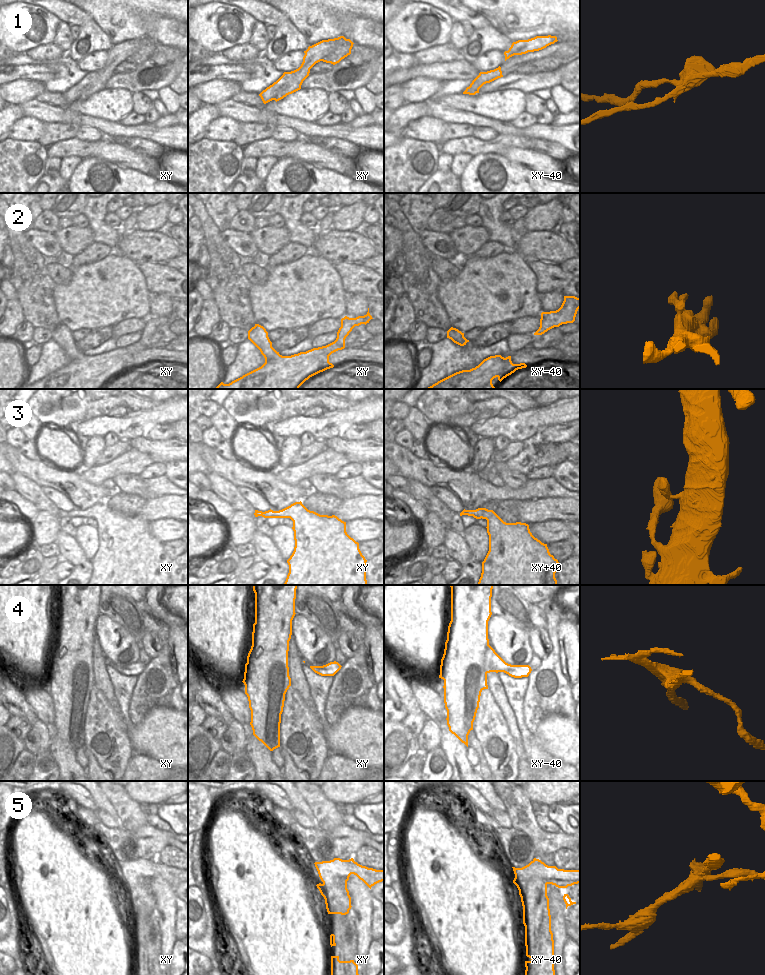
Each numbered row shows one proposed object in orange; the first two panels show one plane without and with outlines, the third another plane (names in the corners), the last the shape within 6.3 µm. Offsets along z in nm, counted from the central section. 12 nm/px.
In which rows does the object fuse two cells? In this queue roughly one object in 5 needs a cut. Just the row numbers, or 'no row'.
1, 4, 5

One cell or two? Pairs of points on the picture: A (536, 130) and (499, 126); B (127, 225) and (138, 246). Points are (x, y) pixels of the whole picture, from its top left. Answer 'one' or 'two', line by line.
A: one
B: two

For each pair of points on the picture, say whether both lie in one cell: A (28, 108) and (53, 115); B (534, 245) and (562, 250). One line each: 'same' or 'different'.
A: same
B: same

